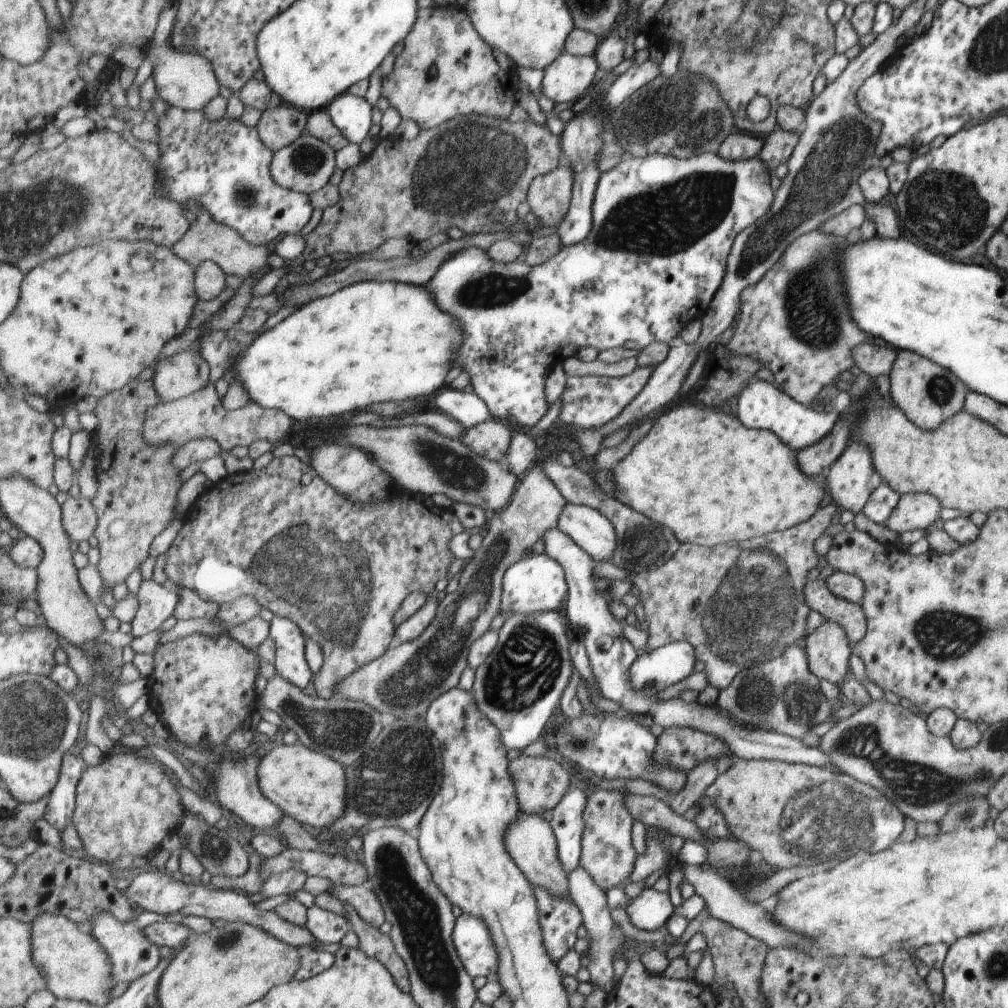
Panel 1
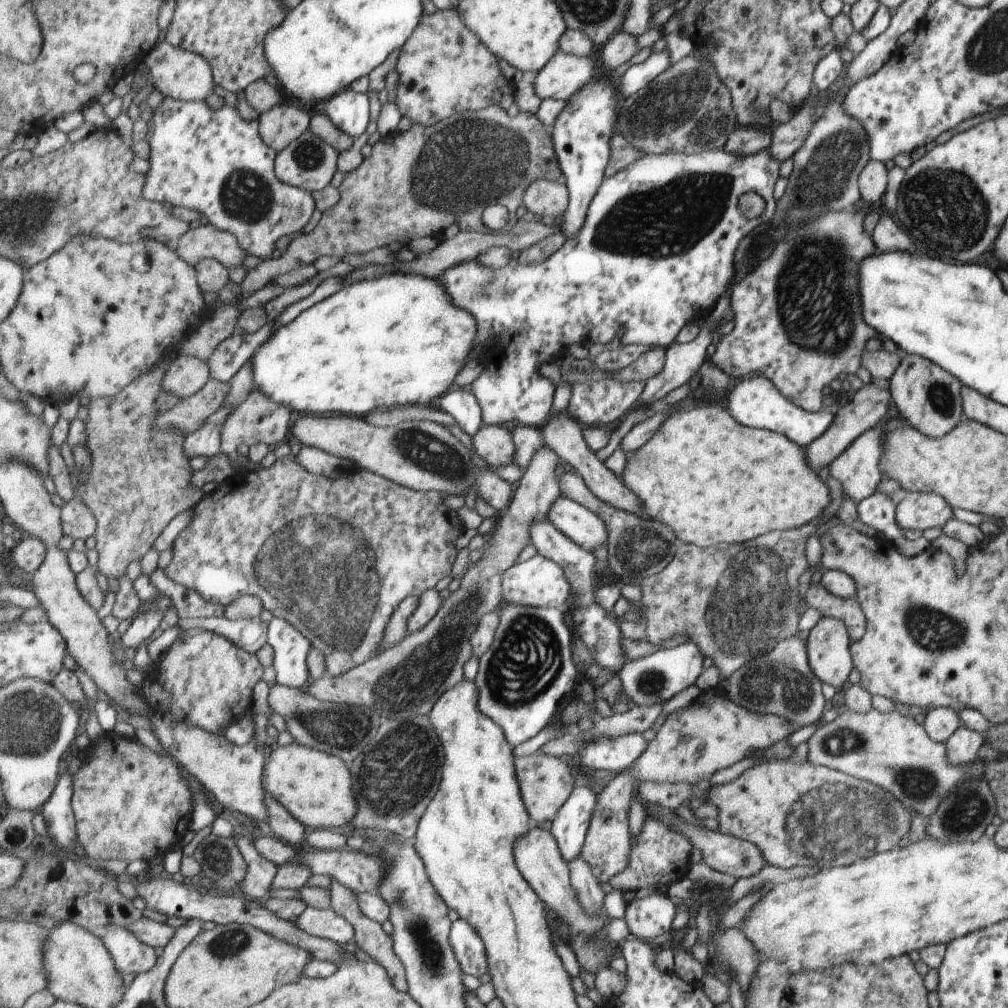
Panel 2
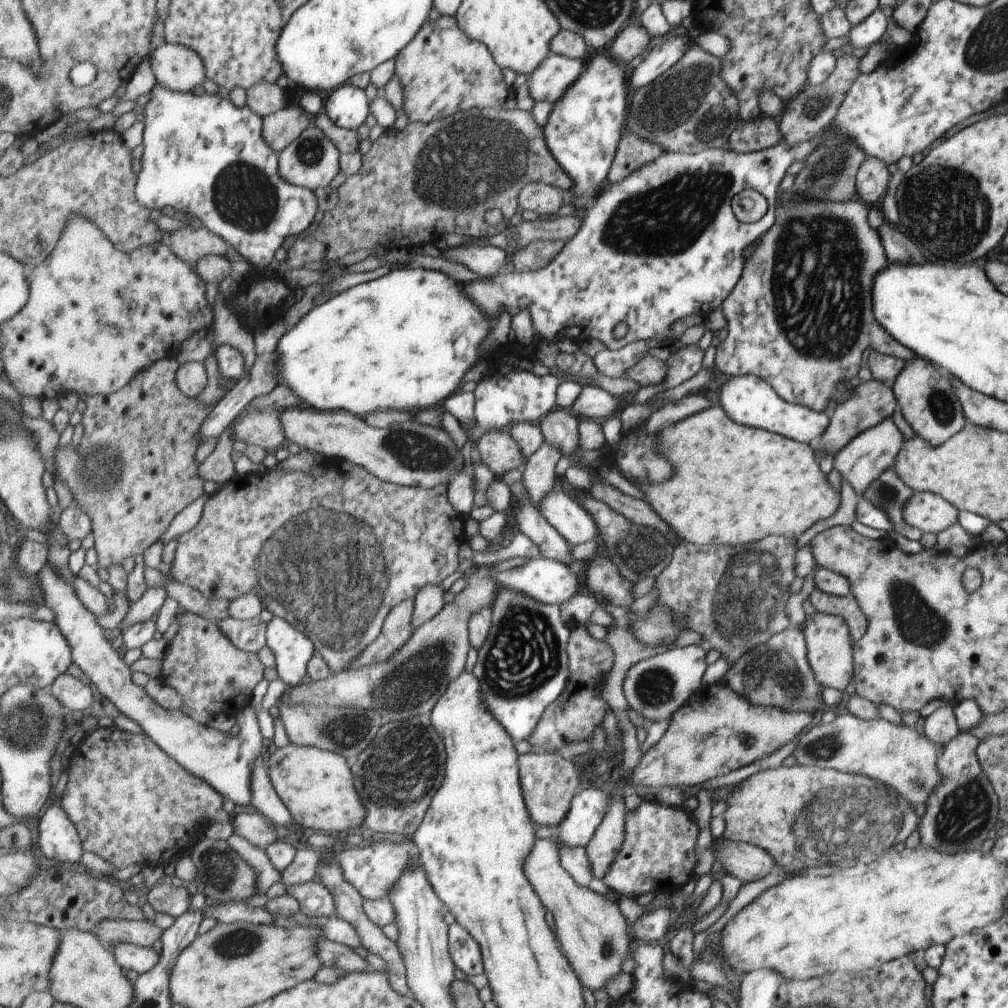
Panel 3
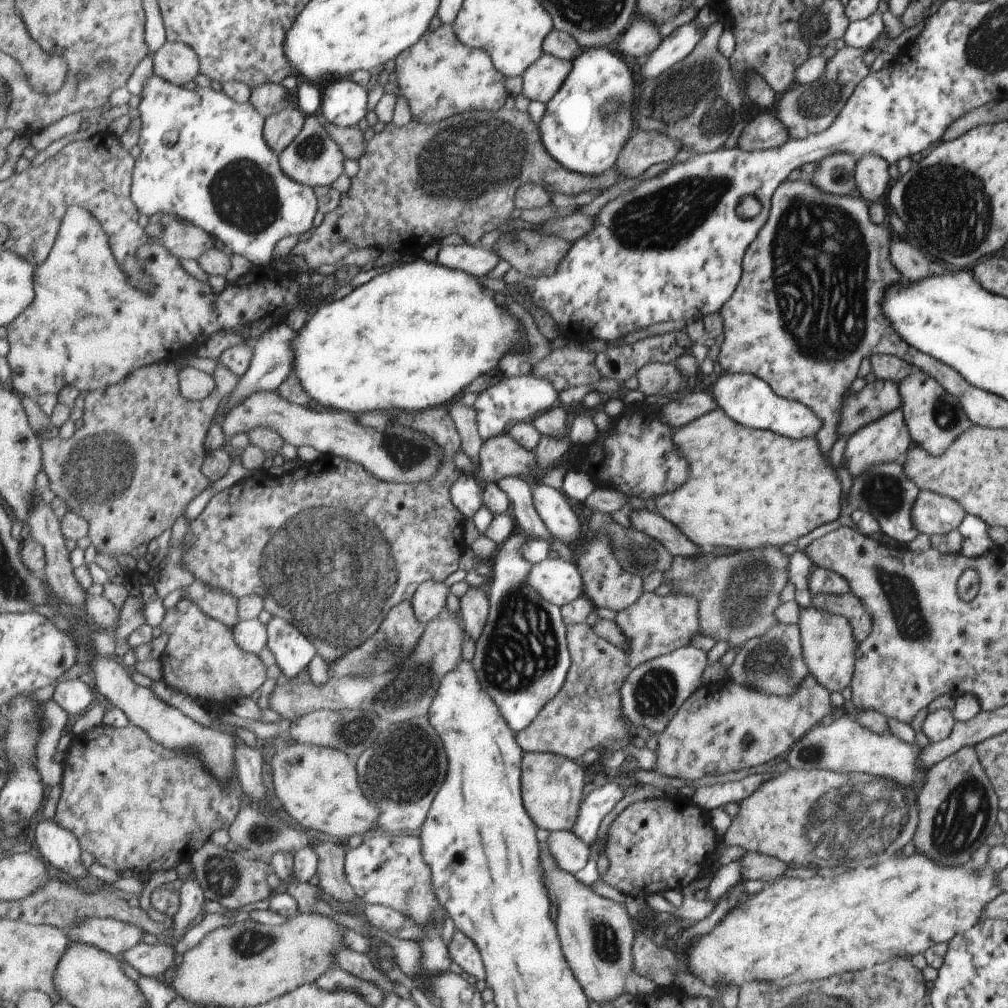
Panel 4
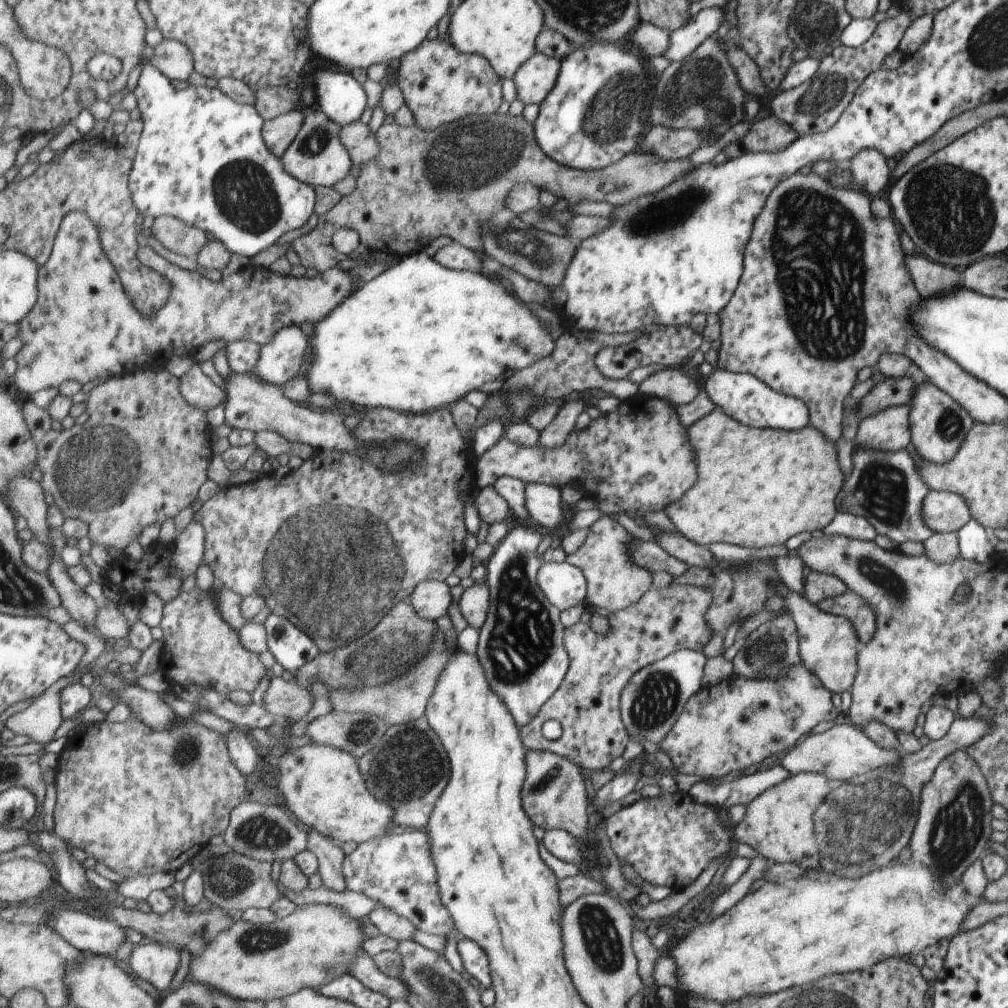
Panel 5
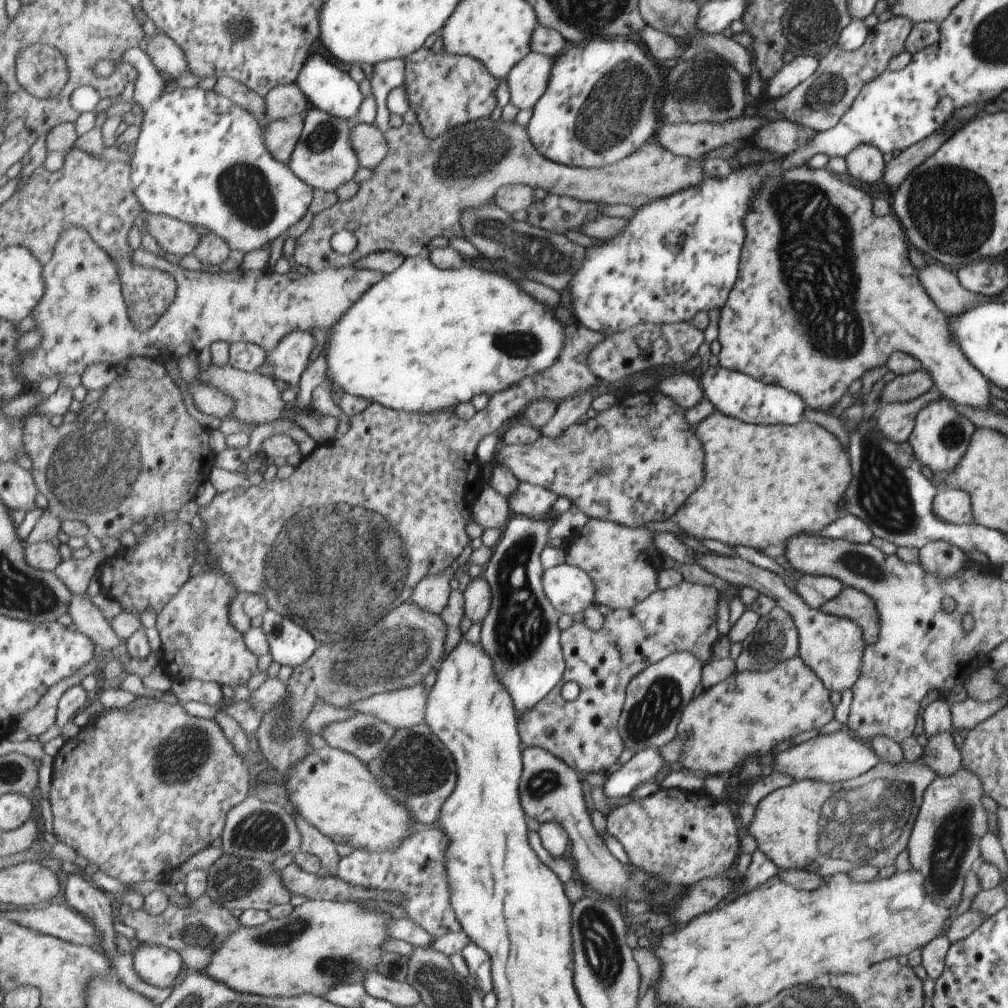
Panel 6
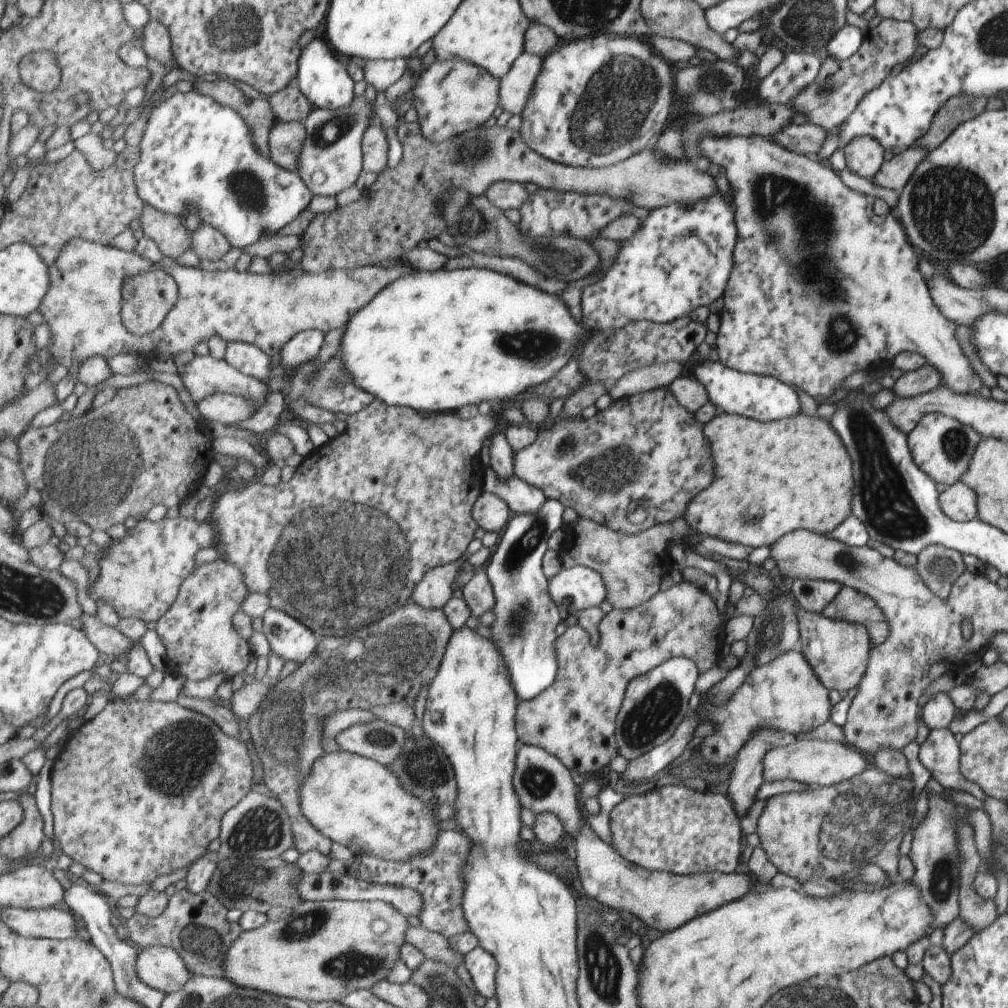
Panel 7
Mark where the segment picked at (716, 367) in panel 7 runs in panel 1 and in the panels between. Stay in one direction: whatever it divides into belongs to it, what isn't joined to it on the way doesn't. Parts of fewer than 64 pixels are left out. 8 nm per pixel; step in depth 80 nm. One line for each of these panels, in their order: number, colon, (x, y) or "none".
1: (760, 405)
2: (755, 402)
3: (749, 400)
4: (745, 398)
5: (742, 396)
6: (752, 401)

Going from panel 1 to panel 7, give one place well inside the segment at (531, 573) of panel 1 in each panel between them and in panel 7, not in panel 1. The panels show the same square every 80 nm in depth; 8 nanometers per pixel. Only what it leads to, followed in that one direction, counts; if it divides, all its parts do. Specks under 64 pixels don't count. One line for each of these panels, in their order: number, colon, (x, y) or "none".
2: (537, 582)
3: (550, 582)
4: (557, 582)
5: (563, 584)
6: (569, 589)
7: (577, 587)

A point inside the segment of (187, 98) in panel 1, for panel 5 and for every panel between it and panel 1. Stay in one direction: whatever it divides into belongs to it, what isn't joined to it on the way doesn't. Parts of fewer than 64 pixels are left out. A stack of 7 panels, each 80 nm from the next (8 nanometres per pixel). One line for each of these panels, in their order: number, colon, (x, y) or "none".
2: (184, 75)
3: (178, 67)
4: (177, 62)
5: (175, 59)

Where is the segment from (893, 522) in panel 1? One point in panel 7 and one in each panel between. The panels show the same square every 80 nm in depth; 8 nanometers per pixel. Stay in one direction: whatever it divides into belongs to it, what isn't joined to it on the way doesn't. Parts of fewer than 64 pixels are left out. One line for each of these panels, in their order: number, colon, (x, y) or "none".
2: (917, 511)
3: (926, 511)
4: (933, 514)
5: (944, 512)
6: (952, 505)
7: (957, 501)

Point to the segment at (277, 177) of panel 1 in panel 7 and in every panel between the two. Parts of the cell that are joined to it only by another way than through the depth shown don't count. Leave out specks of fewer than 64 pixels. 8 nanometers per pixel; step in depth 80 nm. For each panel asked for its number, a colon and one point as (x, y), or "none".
2: (310, 162)
3: (312, 161)
4: (315, 159)
5: (318, 156)
6: (325, 158)
7: (332, 158)

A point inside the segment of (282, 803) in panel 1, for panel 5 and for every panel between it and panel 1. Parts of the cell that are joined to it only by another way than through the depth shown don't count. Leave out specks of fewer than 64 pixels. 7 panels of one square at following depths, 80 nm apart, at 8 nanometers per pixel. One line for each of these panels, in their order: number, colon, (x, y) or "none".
2: (317, 787)
3: (318, 786)
4: (319, 786)
5: (325, 787)

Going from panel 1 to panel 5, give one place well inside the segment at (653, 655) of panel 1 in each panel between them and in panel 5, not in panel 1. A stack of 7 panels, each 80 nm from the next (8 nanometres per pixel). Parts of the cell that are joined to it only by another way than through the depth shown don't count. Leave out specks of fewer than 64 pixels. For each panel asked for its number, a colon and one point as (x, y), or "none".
2: (654, 679)
3: (654, 688)
4: (651, 694)
5: (652, 700)

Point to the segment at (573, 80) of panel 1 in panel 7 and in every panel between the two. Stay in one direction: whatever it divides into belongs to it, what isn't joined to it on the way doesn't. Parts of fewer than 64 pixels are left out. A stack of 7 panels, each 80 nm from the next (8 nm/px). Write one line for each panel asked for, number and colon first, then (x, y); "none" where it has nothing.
2: (564, 75)
3: (548, 81)
4: (540, 81)
5: (534, 79)
6: (527, 82)
7: (516, 86)

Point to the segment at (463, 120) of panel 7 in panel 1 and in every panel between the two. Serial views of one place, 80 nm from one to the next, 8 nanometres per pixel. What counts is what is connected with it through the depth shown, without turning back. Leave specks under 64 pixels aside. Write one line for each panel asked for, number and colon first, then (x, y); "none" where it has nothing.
1: (446, 68)
2: (445, 68)
3: (443, 71)
4: (440, 77)
5: (441, 85)
6: (445, 90)

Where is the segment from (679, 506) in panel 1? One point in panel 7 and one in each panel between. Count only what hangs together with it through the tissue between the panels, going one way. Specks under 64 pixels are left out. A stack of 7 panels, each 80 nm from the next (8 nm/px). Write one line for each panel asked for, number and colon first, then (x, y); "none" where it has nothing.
2: (708, 478)
3: (736, 484)
4: (749, 488)
5: (757, 487)
6: (765, 484)
7: (781, 476)

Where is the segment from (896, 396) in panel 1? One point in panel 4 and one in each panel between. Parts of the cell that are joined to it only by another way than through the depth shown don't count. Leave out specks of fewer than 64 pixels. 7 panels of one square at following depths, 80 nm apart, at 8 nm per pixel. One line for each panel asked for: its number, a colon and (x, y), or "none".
2: (927, 397)
3: (926, 401)
4: (935, 419)

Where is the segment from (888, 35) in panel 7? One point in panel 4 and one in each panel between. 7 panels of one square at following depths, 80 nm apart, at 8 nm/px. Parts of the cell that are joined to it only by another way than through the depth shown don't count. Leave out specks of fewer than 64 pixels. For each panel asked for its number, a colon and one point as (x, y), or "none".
4: (810, 108)
5: (813, 106)
6: (818, 103)

